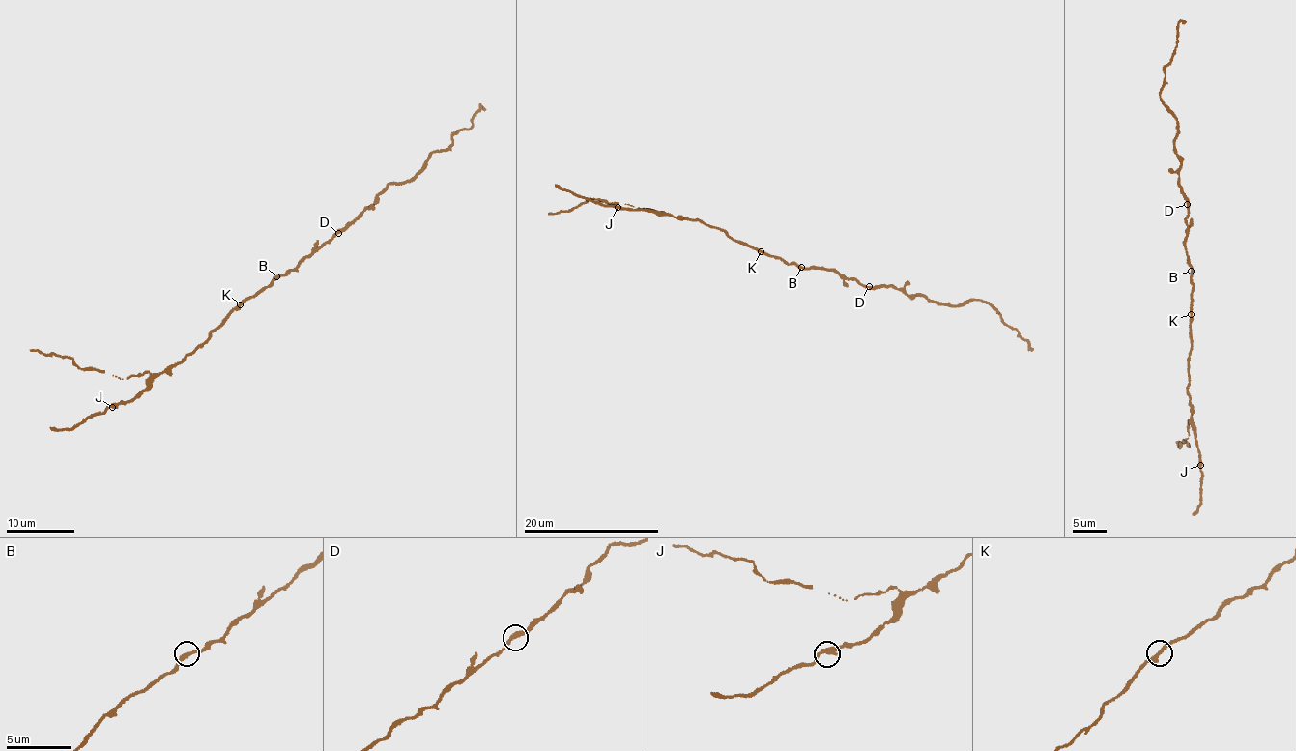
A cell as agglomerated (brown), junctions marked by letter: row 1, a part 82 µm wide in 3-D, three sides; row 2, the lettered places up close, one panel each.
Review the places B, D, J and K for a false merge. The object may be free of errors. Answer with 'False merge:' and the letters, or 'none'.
False merge: none

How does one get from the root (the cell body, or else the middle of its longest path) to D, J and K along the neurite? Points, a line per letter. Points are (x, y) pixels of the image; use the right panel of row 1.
D: (1193, 271), (1184, 239), (1188, 227), (1187, 204)
J: (1193, 271), (1193, 346), (1189, 356), (1187, 389), (1200, 466)
K: (1193, 271), (1191, 313)

